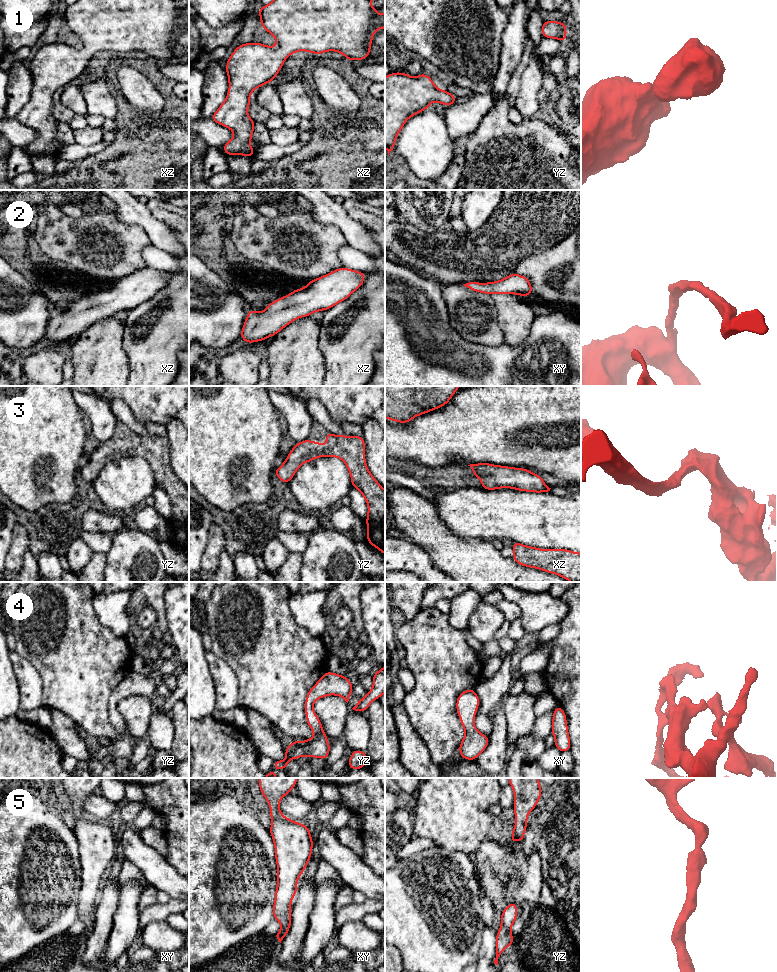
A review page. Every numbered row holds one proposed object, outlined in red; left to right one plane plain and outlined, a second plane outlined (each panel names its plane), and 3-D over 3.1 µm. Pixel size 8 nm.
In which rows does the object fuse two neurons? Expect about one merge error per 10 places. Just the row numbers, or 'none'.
none

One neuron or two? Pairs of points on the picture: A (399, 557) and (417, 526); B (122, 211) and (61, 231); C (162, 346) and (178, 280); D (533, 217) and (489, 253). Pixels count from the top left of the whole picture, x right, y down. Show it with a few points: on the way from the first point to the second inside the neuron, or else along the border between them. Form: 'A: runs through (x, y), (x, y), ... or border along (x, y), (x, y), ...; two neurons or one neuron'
A: border along (411, 540), (429, 555); two neurons
B: border along (113, 211), (124, 222), (136, 224); two neurons
C: runs through (162, 330), (178, 314), (178, 296); one neuron
D: runs through (522, 225), (500, 246); one neuron

